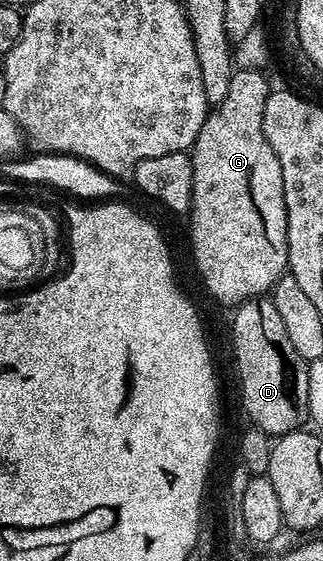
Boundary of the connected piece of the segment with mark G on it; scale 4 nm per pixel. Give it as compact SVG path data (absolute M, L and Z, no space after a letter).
M240 69L234 71L231 78L231 90L223 102L219 102L205 117L203 126L195 138L191 149L193 161L193 181L191 182L191 206L187 213L189 219L189 244L193 247L193 264L205 283L205 288L221 304L236 306L244 300L261 298L272 289L280 276L286 275L289 267L289 251L287 250L287 206L283 194L283 170L279 170L279 158L275 158L275 150L271 150L271 142L267 142L263 130L263 110L267 106L270 94L270 77L264 71L255 69Z

